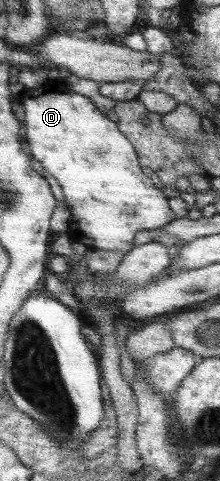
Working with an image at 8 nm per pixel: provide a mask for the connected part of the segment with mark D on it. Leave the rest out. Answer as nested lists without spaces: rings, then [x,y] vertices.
[[[48,86],[41,95],[32,96],[31,91],[24,91],[21,103],[24,106],[22,139],[25,150],[36,163],[46,168],[62,187],[66,205],[72,210],[71,224],[67,232],[70,240],[85,244],[89,249],[106,252],[113,250],[126,254],[134,247],[134,238],[138,232],[156,231],[175,220],[173,211],[168,206],[168,197],[146,176],[138,163],[138,155],[132,143],[114,120],[109,120],[86,96],[76,93],[62,93],[57,86]]]

